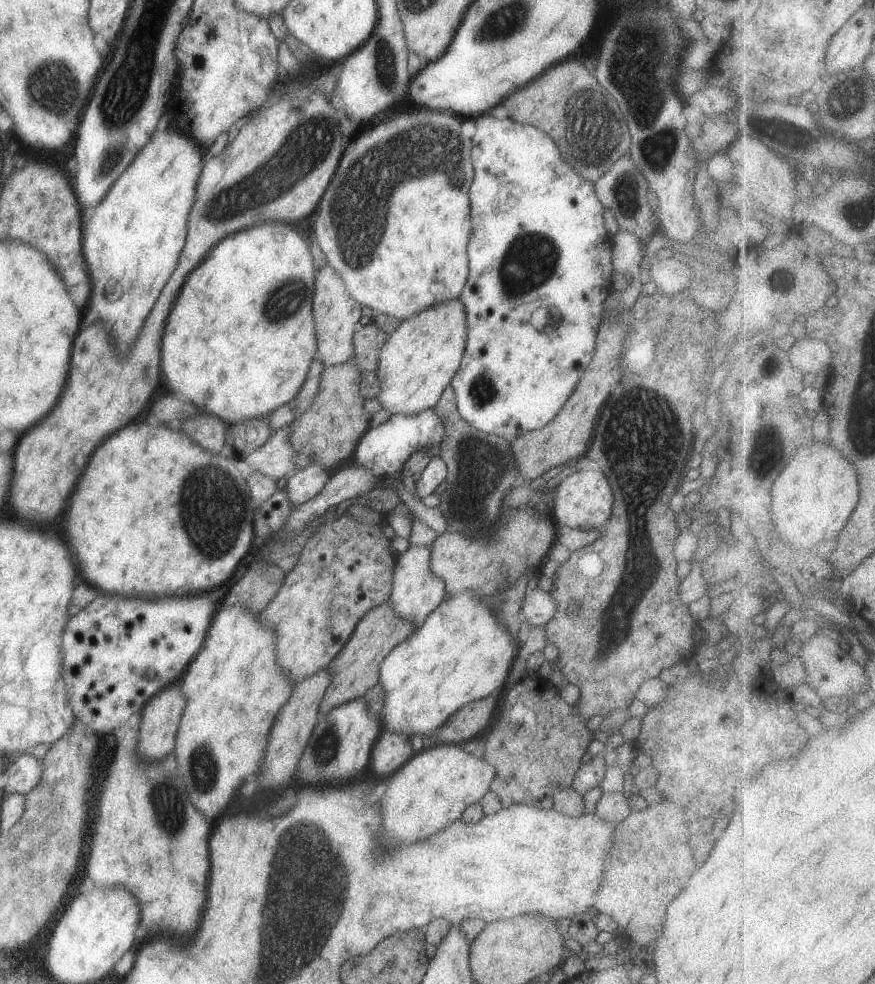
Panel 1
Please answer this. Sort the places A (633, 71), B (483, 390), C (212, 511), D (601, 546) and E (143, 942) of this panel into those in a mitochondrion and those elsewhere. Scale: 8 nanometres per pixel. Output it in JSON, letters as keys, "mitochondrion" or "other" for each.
{"A":"mitochondrion","B":"mitochondrion","C":"mitochondrion","D":"other","E":"other"}

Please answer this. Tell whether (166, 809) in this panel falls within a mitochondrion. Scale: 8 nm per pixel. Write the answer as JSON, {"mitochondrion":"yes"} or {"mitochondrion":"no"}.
{"mitochondrion":"yes"}

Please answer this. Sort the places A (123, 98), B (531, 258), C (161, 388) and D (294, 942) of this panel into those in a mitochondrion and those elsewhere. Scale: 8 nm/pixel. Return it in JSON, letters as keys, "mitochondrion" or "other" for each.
{"A":"mitochondrion","B":"mitochondrion","C":"other","D":"mitochondrion"}

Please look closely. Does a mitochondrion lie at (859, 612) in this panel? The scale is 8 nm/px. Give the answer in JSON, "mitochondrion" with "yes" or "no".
{"mitochondrion":"no"}

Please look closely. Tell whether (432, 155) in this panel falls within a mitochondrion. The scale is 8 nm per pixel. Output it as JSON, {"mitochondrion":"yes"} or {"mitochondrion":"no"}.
{"mitochondrion":"yes"}

